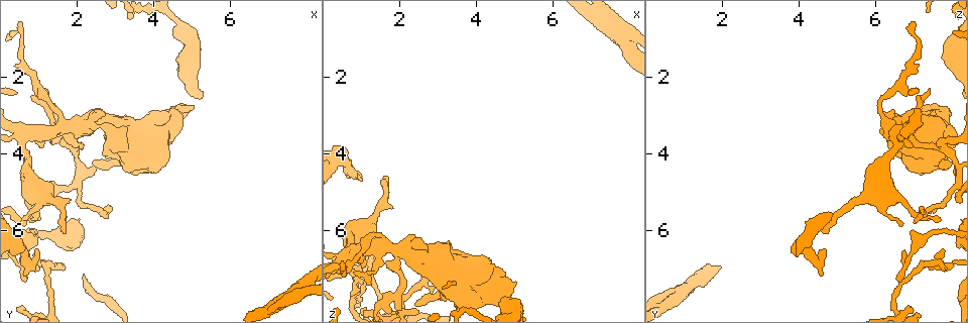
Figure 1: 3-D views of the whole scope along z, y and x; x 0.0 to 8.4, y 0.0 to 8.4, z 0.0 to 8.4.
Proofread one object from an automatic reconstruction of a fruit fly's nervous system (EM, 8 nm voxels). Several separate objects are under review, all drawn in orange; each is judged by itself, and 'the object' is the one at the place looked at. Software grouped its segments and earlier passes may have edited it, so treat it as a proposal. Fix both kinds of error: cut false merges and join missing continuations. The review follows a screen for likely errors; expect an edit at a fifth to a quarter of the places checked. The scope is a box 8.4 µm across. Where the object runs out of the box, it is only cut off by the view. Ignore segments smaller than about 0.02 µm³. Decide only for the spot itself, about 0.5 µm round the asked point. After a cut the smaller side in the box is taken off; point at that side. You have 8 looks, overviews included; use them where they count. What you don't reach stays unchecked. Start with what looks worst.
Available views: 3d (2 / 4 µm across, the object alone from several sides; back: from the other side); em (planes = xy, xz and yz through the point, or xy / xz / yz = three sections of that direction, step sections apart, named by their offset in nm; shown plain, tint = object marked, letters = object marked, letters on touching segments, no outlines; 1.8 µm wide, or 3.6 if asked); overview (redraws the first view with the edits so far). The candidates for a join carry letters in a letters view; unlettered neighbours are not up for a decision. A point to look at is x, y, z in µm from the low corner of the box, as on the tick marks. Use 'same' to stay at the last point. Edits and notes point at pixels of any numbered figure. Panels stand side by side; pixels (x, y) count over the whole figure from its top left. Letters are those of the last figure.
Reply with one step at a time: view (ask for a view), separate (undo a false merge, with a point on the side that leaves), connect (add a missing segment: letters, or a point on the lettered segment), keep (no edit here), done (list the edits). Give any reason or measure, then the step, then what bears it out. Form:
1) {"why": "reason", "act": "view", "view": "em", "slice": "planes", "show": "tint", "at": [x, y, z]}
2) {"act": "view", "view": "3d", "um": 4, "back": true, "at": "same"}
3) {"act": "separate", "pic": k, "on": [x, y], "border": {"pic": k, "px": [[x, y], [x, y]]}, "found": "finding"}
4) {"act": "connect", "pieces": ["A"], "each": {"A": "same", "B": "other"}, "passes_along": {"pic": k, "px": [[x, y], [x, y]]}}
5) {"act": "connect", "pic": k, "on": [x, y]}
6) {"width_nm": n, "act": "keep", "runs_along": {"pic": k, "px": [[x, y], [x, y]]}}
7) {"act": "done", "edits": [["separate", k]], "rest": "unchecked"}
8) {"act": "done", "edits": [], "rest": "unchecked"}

{"why": "an open end", "act": "view", "view": "3d", "um": 4, "at": [0.95, 6.55, 4.65]}

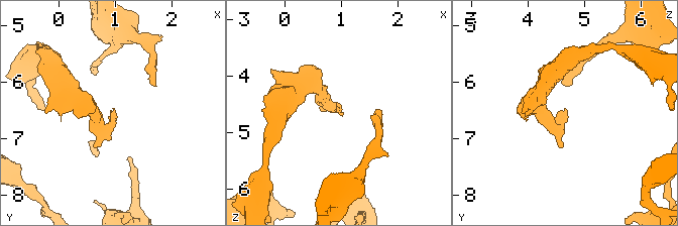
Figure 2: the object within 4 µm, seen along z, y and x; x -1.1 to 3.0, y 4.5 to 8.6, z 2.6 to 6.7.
{"why": "shape alone is not enough", "act": "view", "view": "em", "um": 3.6, "slice": "xz", "step": 8, "show": "letters", "at": [1.00, 6.55, 4.70]}

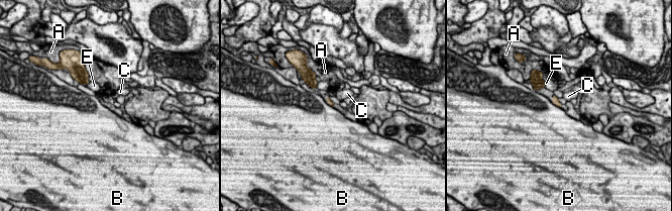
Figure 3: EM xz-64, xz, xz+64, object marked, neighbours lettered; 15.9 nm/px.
{"act": "view", "view": "em", "um": 3.6, "slice": "planes", "show": "letters", "at": "same"}

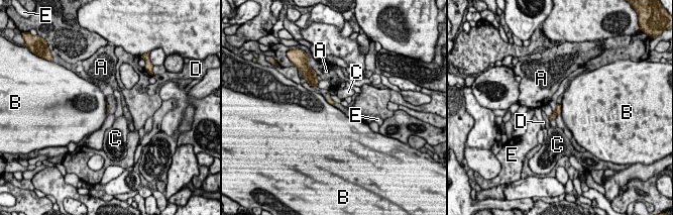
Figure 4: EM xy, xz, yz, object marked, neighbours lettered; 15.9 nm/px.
{"act": "keep", "each": {"A": "other", "B": "other", "C": "other", "D": "other", "E": "other"}, "border": {"pic": 4, "px": [[560, 105], [561, 113]]}, "found": "no lettered segment goes on from it"}

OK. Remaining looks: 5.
{"why": "sharp bend", "act": "view", "view": "em", "slice": "planes", "show": "tint", "at": [0.70, 3.50, 6.60]}

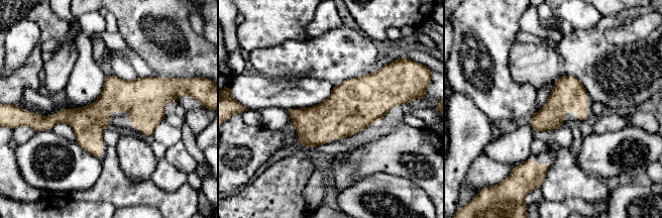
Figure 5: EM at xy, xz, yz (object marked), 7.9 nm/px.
{"act": "view", "view": "em", "slice": "planes", "show": "letters", "at": "same"}

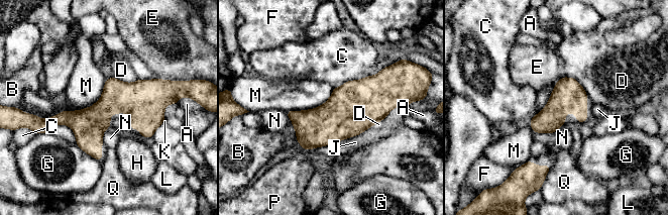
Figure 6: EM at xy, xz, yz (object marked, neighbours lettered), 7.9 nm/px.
{"act": "keep", "each": {"A": "other", "B": "other", "C": "other", "D": "other", "E": "other", "F": "other", "G": "other", "H": "other", "J": "other", "K": "other", "L": "other", "M": "other", "N": "other", "P": "other", "Q": "other"}, "border": {"pic": 6, "px": [[106, 79], [92, 105], [35, 115]]}, "found": "one neuron here"}

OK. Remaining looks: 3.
{"why": "sudden change in width", "act": "view", "view": "3d", "um": 4, "at": [4.30, 3.05, 7.45]}

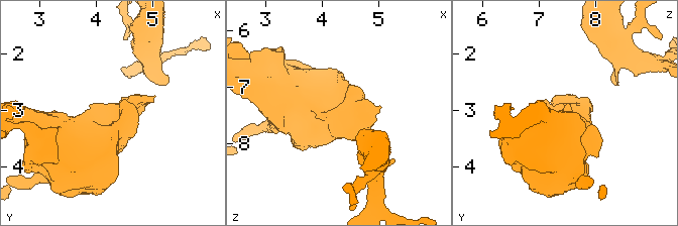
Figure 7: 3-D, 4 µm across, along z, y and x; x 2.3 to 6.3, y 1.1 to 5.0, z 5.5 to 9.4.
{"why": "shape alone is not enough", "act": "view", "view": "em", "um": 3.6, "slice": "planes", "show": "letters", "at": [4.35, 3.05, 7.55]}

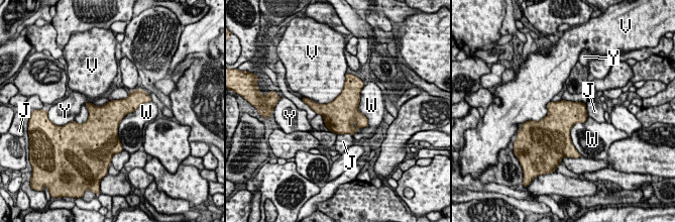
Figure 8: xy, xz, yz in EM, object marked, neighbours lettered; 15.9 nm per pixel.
{"act": "keep", "each": {"J": "other", "V": "other", "W": "other", "Y": "other"}, "border": {"pic": 8, "px": [[363, 87], [367, 125], [352, 134]]}, "found": "one neuron here"}

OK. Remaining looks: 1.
{"act": "done", "edits": [], "rest": "unchecked"}

